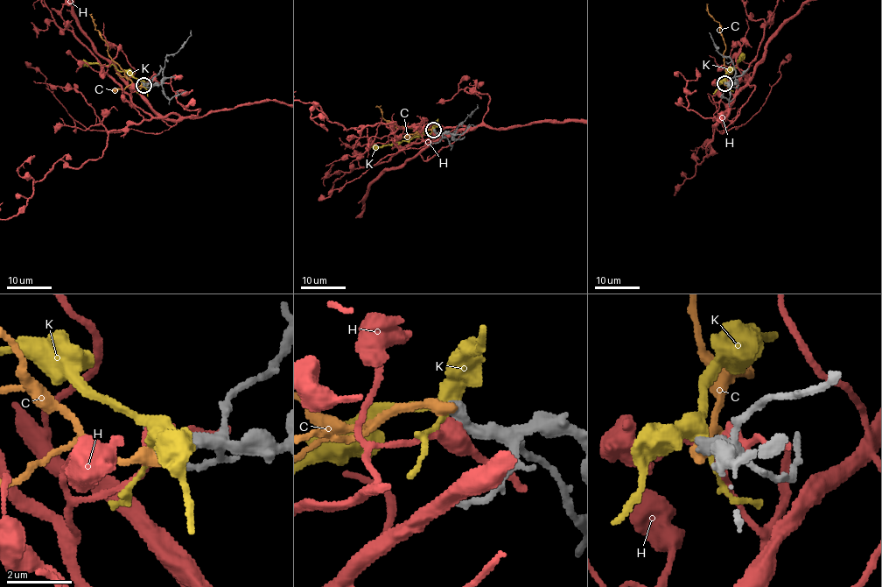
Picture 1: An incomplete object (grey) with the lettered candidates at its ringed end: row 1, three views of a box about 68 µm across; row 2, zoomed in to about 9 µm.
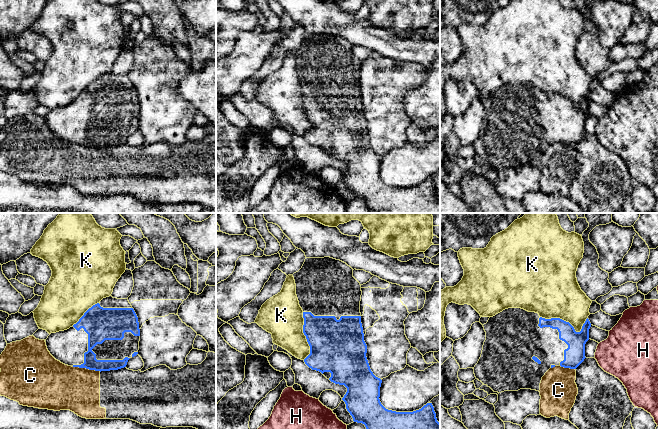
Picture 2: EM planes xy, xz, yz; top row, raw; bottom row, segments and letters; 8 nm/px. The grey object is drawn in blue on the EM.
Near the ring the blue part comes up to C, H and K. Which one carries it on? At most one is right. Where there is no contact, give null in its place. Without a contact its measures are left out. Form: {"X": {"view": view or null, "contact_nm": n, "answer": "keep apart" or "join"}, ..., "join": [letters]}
{"C": {"view": "xy", "contact_nm": 220, "answer": "keep apart"}, "H": {"view": null, "answer": "keep apart"}, "K": {"view": "yz", "contact_nm": 380, "answer": "keep apart"}, "join": []}

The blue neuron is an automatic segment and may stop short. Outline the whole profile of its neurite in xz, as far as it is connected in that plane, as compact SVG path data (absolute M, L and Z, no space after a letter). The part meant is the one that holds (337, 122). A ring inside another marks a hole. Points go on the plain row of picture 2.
M330 33L306 34L302 44L294 49L293 53L299 81L303 86L303 109L310 122L310 130L304 138L309 144L322 150L330 148L331 158L347 164L342 176L353 197L364 200L369 209L378 213L440 213L440 199L432 179L427 179L413 188L396 188L381 180L379 173L382 156L373 150L366 133L367 121L364 117L360 89L362 67L360 59L353 53L353 45L346 39Z

